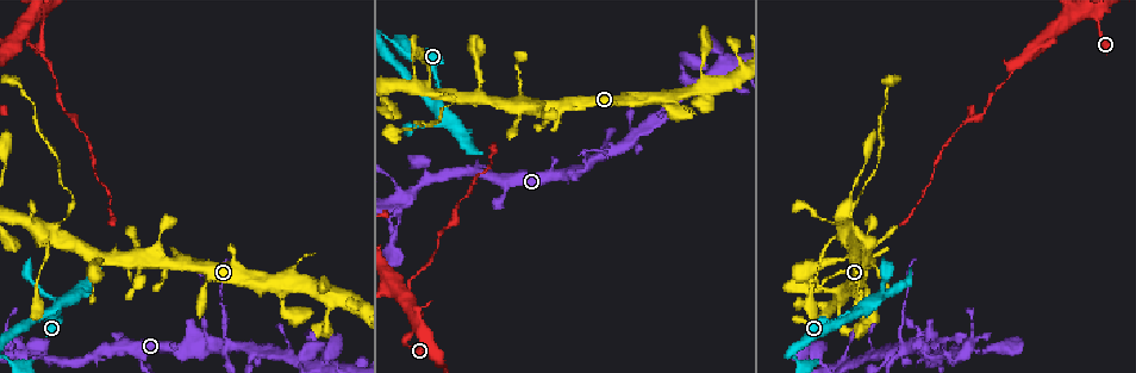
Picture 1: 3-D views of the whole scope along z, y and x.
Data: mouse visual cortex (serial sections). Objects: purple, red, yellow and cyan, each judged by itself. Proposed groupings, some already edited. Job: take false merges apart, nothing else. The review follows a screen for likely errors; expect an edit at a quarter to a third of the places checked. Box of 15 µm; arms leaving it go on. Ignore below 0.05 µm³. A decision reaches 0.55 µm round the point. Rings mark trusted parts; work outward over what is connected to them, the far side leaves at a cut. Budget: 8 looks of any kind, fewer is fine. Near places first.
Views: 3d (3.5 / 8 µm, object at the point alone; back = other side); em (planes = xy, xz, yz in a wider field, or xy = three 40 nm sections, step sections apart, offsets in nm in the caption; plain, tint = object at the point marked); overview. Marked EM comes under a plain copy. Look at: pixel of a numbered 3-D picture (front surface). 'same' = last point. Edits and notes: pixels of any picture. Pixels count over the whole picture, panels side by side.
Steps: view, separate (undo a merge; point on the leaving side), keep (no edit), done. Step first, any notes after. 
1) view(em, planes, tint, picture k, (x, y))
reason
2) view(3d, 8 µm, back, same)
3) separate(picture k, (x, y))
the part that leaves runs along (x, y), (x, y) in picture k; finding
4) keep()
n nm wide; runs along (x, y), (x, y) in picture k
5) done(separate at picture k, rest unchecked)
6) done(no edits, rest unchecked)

view(3d, 3.5 µm, picture 1, (22, 32))
looks like a crossing

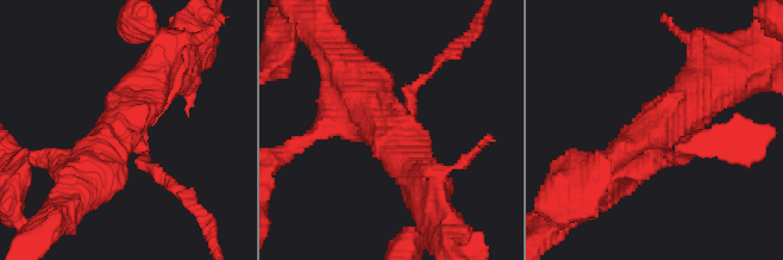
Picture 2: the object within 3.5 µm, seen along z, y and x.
view(em, xy, step 2, tint, picture 2, (127, 133))
4 arms; arms of 150, 250, 500, 600 nm; shape alone is not enough

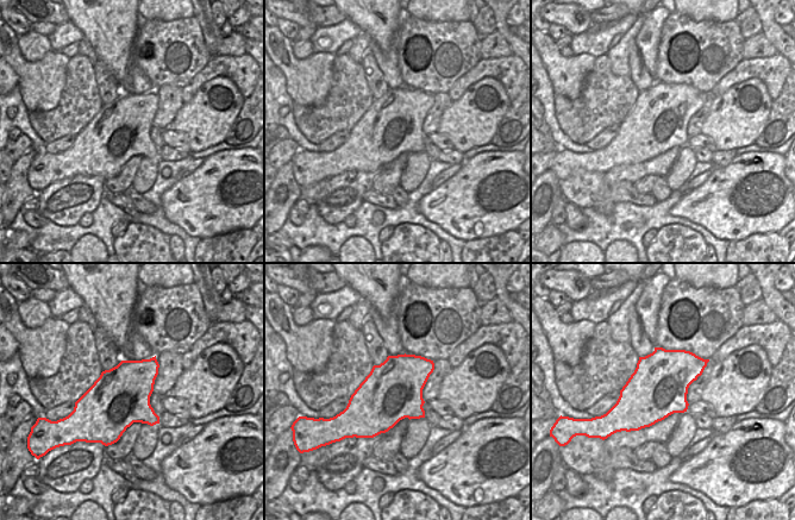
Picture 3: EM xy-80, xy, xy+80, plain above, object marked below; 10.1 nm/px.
view(em, xy, step 3, tint, same)

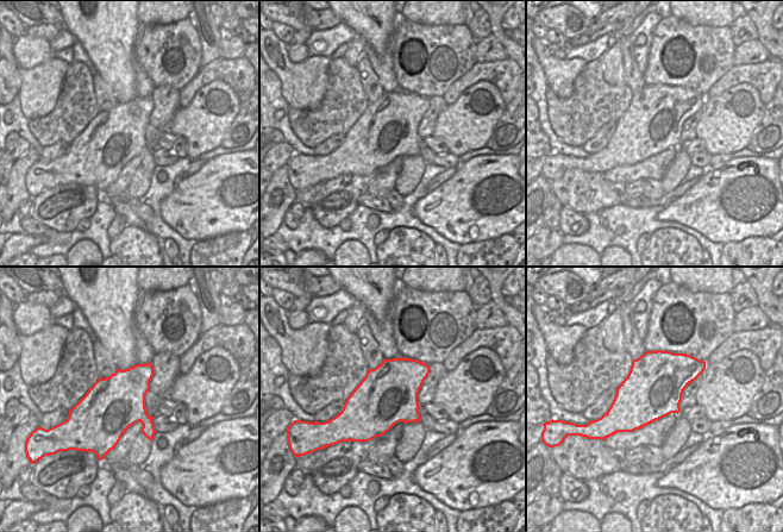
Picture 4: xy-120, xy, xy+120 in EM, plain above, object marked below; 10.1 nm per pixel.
separate(picture 2, (423, 78))
the part that leaves runs along (412, 112), (412, 88), (467, 39) in picture 2; a second cell is stuck on

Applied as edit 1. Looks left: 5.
view(3d, 3.5 µm, picture 1, (56, 310))
a fork

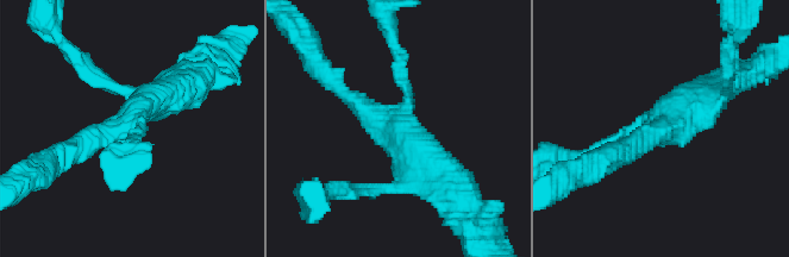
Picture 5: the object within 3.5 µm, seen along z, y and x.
view(em, xy, step 5, tint, picture 5, (390, 119))
need the tissue

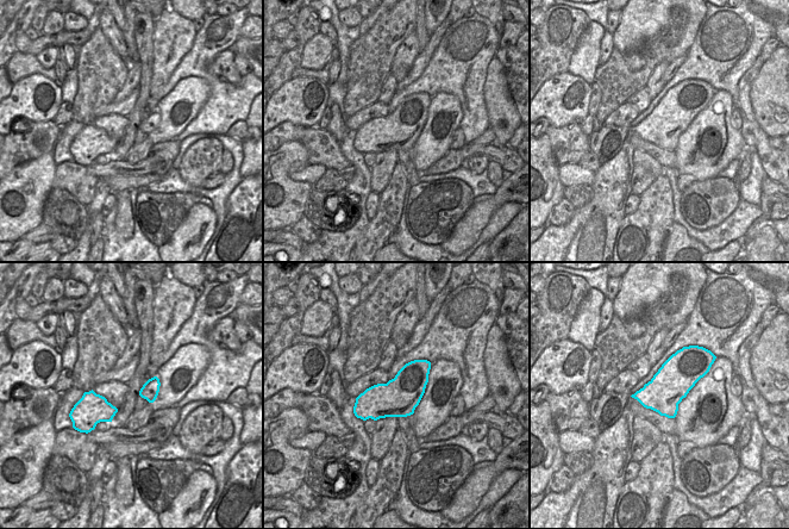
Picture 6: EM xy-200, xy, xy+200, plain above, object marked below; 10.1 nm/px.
keep()
3 arms; arms of 200, 200, 450 nm; runs along (594, 151), (709, 93) in picture 5; one cell here

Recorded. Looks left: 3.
view(3d, 3.5 µm, back, picture 1, (850, 212))
narrows sharply

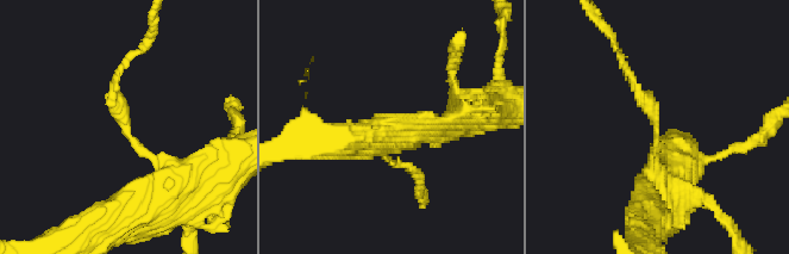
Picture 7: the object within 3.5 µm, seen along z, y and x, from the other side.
view(em, xy, step 3, tint, picture 7, (657, 130))
arms of 150, 300 nm

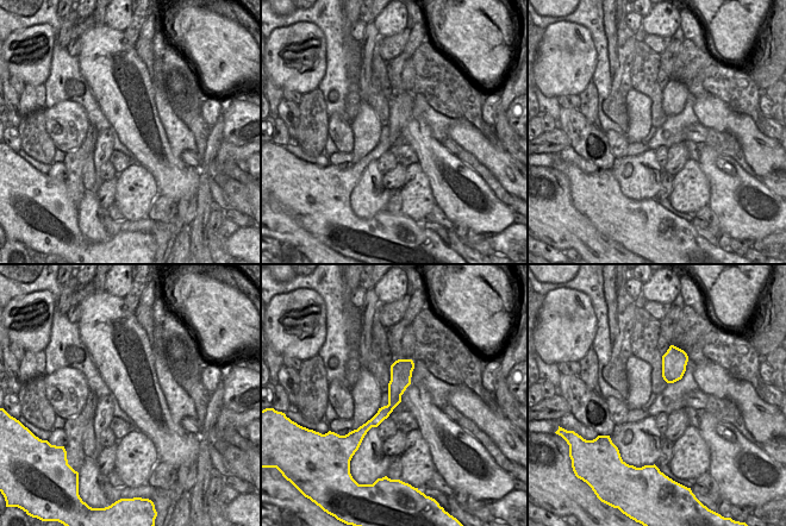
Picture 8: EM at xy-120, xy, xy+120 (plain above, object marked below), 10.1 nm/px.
separate(picture 7, (124, 115))
two cells meet here

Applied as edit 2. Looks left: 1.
done(separate at picture 2, separate at picture 7, rest unchecked)

